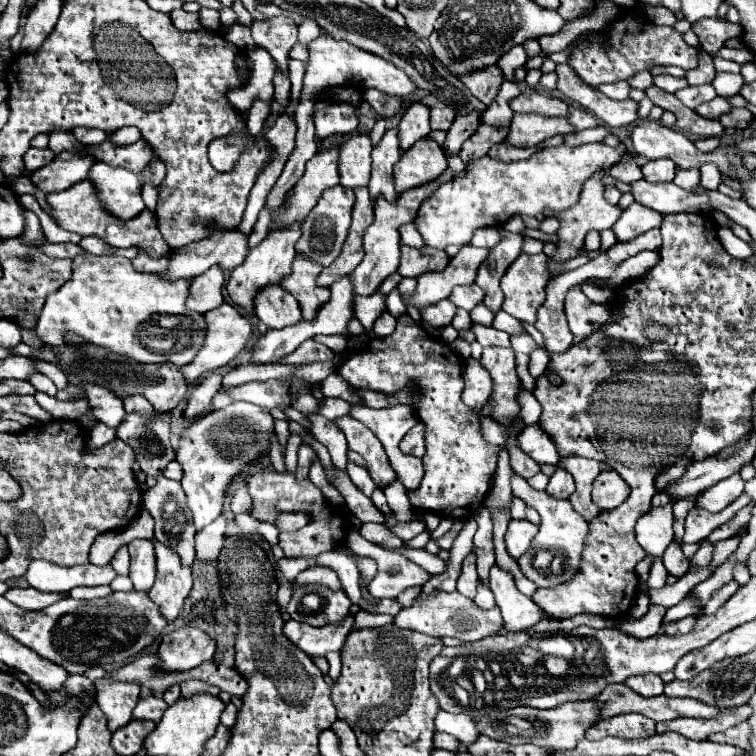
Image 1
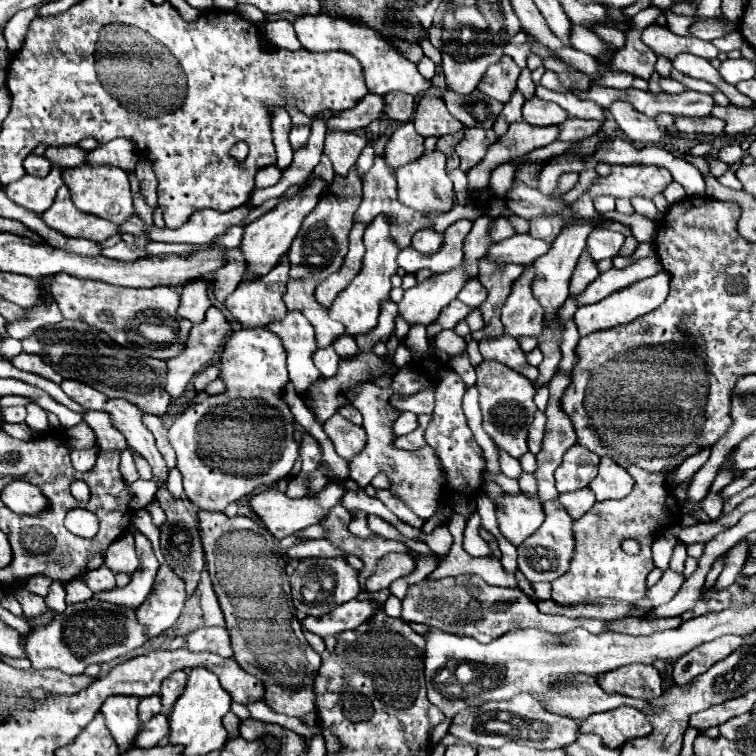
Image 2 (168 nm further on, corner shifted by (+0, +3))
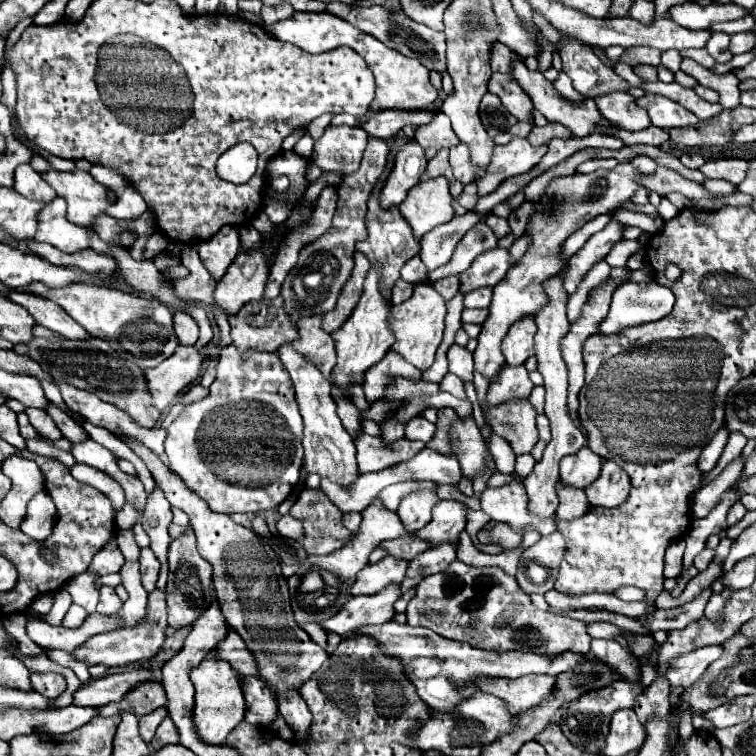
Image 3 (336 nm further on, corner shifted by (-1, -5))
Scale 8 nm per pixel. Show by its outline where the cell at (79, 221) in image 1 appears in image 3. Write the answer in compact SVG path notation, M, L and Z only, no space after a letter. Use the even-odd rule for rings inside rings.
M55 197L45 205L43 213L39 213L39 229L35 233L35 241L49 243L63 253L77 253L89 247L89 239L95 237L93 227L81 227L67 221L67 203L63 197Z

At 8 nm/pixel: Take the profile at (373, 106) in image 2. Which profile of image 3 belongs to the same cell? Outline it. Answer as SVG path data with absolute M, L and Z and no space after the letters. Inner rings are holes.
M379 109L369 111L367 121L361 125L371 137L377 139L389 139L395 133L399 133L405 125L419 127L423 123L431 121L431 111L401 111L401 109Z

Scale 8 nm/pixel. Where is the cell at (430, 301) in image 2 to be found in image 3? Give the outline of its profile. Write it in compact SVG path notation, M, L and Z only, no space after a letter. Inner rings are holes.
M431 283L417 285L413 295L405 303L391 307L389 325L395 333L395 343L393 343L391 349L401 353L417 369L425 371L433 363L435 351L441 345L443 329L445 329L445 315L447 315L445 299L433 289L433 285Z

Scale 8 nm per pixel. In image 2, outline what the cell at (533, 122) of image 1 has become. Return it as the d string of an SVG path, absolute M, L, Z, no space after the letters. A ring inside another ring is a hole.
M526 121L520 123L512 123L510 129L506 131L506 135L498 137L498 141L494 145L490 145L486 157L468 171L468 191L470 193L478 193L488 189L488 179L490 173L502 165L508 163L510 159L522 157L538 147L544 147L552 141L556 141L558 137L558 127L550 125L550 127L534 127L528 125Z

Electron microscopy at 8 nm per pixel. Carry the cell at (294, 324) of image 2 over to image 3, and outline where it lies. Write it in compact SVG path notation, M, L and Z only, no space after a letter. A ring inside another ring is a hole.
M291 343L281 345L277 355L291 375L291 381L295 387L295 399L297 399L297 405L299 405L299 411L301 411L301 417L305 423L303 475L317 471L319 475L325 475L339 485L351 485L351 481L357 477L355 445L351 441L353 437L347 433L347 429L343 429L343 423L337 415L337 403L331 397L331 383L323 377L319 367L315 363L311 363L305 355L295 351Z

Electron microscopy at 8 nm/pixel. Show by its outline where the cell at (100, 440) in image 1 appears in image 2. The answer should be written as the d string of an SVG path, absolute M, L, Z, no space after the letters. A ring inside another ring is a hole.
M90 449L90 451L72 451L70 457L72 457L72 465L74 465L76 471L88 473L94 467L94 463L96 463L96 449Z

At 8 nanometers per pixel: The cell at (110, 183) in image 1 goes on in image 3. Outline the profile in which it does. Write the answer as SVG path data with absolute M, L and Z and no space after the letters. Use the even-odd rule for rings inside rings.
M47 171L43 177L67 201L67 219L77 225L91 227L99 215L115 205L115 199L109 199L111 189L97 183L87 171Z

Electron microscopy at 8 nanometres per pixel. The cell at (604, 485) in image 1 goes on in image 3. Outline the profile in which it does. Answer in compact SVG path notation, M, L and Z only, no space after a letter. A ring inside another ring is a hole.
M605 461L599 479L585 489L591 505L595 507L617 507L629 497L629 491L629 475L613 461Z

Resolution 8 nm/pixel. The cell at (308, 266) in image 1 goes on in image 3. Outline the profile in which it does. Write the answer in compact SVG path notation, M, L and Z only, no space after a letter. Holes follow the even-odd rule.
M321 315L301 317L297 321L297 331L299 339L293 341L295 349L299 349L303 355L315 361L315 365L319 365L323 375L329 379L337 357L335 357L335 341L327 331L321 329Z

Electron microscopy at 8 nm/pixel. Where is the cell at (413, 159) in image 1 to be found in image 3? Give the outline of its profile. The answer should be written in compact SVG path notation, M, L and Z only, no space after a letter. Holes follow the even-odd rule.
M445 177L435 179L423 179L411 189L399 205L401 215L409 221L415 237L423 237L433 227L447 223L455 217L455 211L451 207L453 197L449 193L449 183Z

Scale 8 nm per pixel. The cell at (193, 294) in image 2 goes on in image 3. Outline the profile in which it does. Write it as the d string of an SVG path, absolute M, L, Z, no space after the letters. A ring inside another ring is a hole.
M177 311L173 323L175 323L175 335L181 345L193 345L199 339L199 325L191 315Z

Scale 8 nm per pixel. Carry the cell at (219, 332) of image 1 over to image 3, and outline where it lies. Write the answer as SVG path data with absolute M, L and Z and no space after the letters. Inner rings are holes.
M179 345L161 365L145 369L149 391L153 393L153 405L159 411L165 411L171 403L175 403L177 395L201 375L203 359L205 347L197 349L197 345Z

